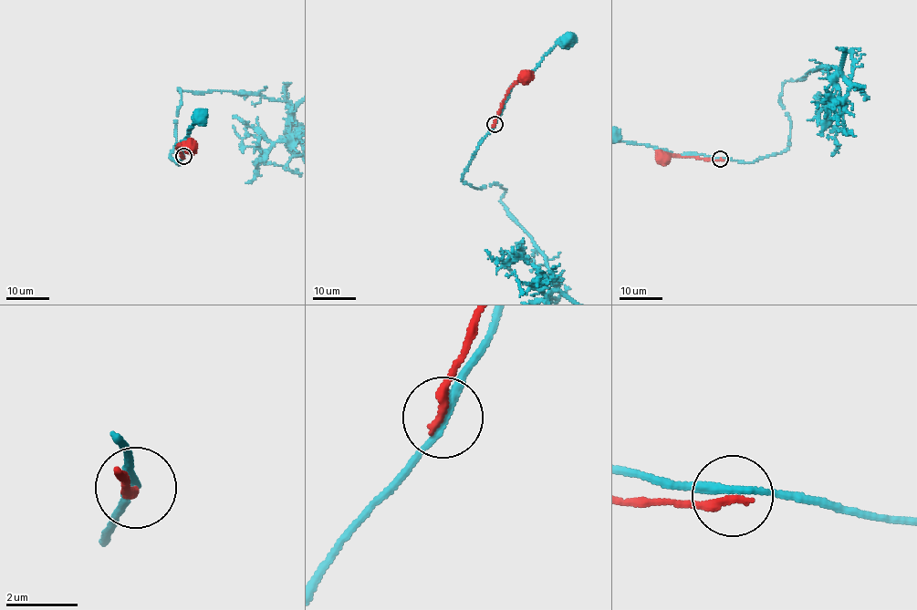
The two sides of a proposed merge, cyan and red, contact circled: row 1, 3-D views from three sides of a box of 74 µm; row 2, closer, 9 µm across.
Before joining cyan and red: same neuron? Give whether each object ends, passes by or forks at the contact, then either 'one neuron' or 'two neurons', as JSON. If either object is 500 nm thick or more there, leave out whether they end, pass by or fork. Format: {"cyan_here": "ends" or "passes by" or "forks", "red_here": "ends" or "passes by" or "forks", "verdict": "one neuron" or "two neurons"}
{"cyan_here": "passes by", "red_here": "ends", "verdict": "two neurons"}

